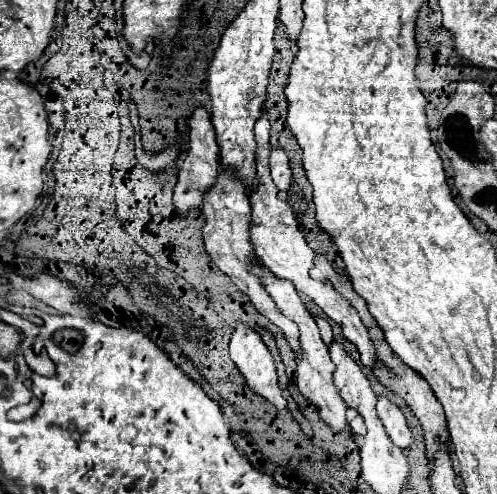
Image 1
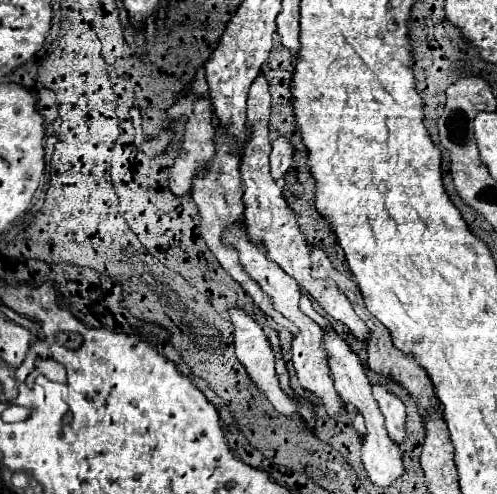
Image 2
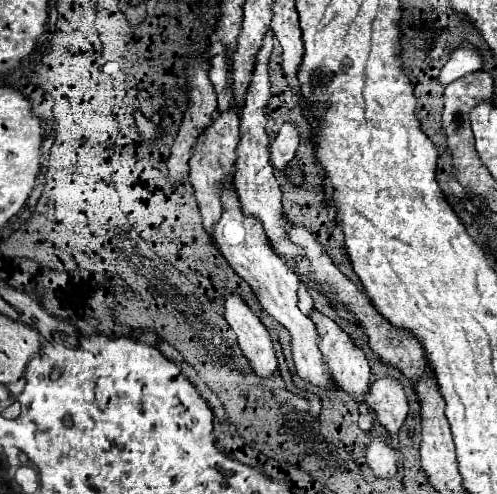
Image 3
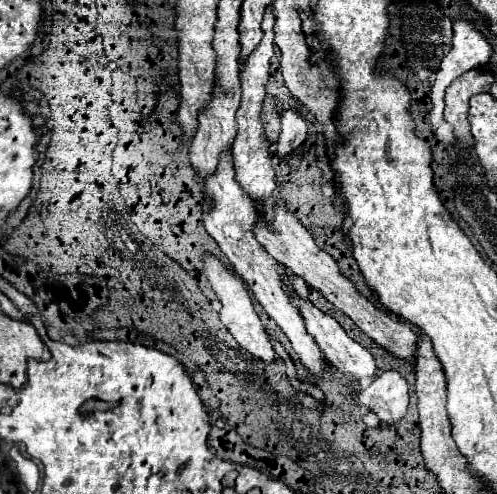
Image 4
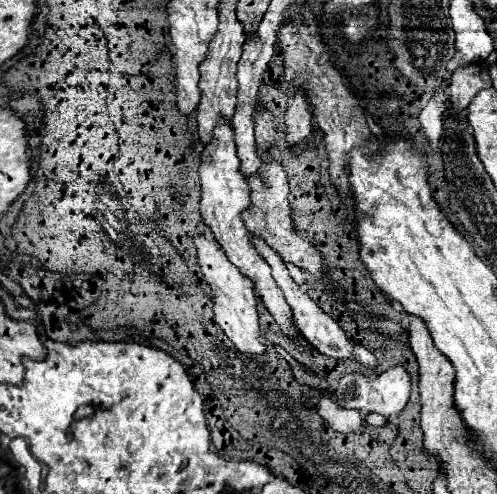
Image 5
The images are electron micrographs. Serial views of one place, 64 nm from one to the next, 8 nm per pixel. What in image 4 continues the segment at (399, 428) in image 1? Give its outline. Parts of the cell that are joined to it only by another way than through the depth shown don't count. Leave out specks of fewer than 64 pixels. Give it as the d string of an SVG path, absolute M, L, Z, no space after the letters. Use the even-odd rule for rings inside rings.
M388 370L354 394L356 404L368 406L384 424L398 422L408 406L408 382L398 370Z

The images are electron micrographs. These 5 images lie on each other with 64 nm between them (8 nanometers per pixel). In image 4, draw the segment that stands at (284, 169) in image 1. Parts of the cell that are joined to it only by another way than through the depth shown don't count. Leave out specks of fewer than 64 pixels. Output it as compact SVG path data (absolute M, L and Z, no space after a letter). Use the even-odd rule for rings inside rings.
M300 106L288 108L282 114L282 134L278 140L278 154L288 156L306 140L306 136L308 136L308 122L302 116Z

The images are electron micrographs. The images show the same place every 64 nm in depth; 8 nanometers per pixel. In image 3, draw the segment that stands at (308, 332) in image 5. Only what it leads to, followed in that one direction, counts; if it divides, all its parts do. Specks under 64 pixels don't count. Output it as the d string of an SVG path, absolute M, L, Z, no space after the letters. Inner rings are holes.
M312 310L310 312L310 320L314 322L316 326L316 332L320 336L320 352L330 368L330 374L332 378L346 390L350 392L358 402L364 402L364 392L368 392L368 384L370 384L370 362L366 358L366 354L362 352L362 348L358 348L354 344L354 340L344 332L340 330L340 326L330 320L328 316L320 314L318 310Z

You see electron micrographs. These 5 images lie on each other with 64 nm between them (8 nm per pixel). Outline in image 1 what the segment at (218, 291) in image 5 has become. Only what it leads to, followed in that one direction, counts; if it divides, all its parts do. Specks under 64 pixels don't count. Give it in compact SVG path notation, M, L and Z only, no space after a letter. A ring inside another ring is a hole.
M236 324L230 340L230 358L256 394L264 396L278 410L288 410L288 402L278 386L274 358L262 336L248 324Z

